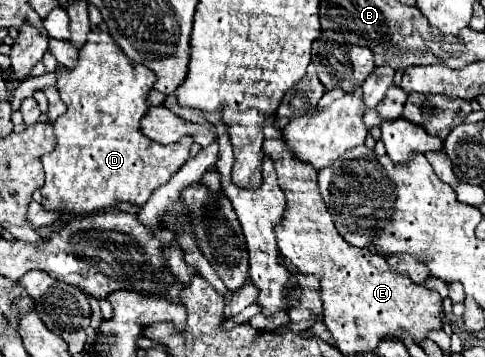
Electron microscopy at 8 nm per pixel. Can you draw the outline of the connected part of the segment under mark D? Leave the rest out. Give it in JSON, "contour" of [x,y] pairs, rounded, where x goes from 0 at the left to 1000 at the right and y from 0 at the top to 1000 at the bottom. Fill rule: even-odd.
{"contour":[[[208,70],[200,87],[179,98],[179,120],[163,143],[163,176],[155,193],[134,193],[118,216],[118,255],[138,294],[138,311],[118,328],[109,345],[113,367],[113,417],[85,440],[93,468],[93,518],[85,524],[89,541],[89,585],[118,597],[126,608],[159,608],[208,591],[216,580],[237,580],[245,569],[270,574],[299,574],[311,541],[340,518],[390,445],[390,417],[398,406],[394,384],[381,384],[353,406],[328,406],[307,395],[287,367],[287,339],[303,311],[299,272],[320,232],[320,210],[299,182],[274,176],[233,115],[225,115],[221,76]]]}

